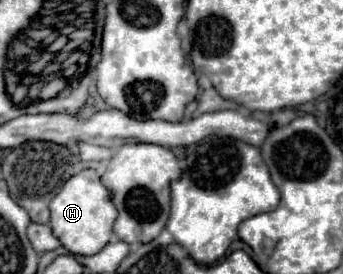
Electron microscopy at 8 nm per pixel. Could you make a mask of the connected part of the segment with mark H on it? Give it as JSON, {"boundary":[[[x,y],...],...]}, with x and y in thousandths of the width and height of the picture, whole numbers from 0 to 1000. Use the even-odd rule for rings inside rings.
{"boundary":[[[236,620],[230,635],[207,642],[178,701],[149,730],[149,832],[155,854],[178,876],[178,891],[207,927],[283,927],[294,920],[329,854],[329,818],[341,803],[341,759],[318,723],[318,693],[294,672],[294,650],[277,620]]]}

